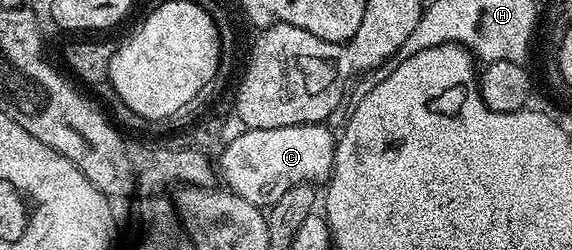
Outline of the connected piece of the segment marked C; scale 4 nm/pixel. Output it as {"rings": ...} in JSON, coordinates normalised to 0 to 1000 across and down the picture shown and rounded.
{"rings":[[[558,488],[500,512],[451,512],[449,520],[430,512],[423,544],[416,544],[416,560],[390,572],[392,604],[385,616],[385,648],[381,632],[383,724],[407,776],[423,784],[423,800],[437,800],[437,816],[456,832],[477,824],[493,788],[493,768],[516,744],[572,732],[580,704],[589,576],[589,556],[572,520],[573,512],[572,500]]]}

